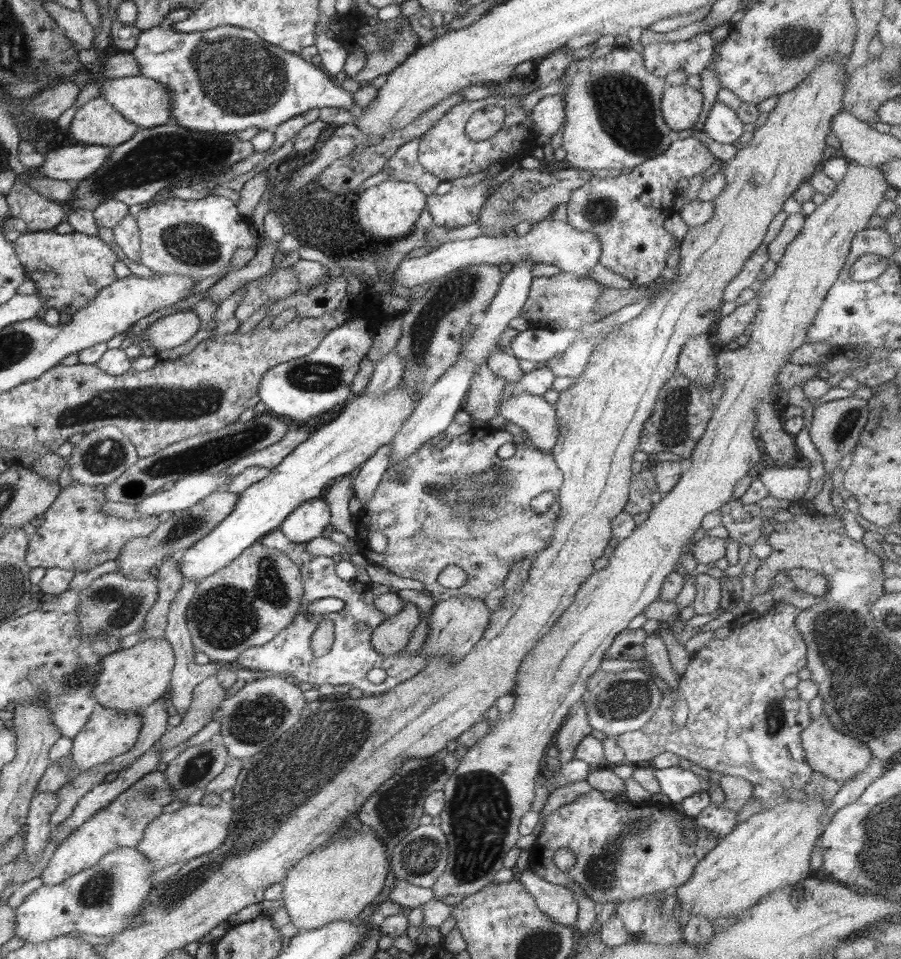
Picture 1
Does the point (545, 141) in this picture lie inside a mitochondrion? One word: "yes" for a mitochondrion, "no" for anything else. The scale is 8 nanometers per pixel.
no

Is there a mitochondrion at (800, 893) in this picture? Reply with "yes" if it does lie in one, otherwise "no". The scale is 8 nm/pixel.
no

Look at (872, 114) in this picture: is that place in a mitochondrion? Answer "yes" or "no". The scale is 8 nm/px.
no

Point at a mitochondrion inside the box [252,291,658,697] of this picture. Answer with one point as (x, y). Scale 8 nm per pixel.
(478, 493)

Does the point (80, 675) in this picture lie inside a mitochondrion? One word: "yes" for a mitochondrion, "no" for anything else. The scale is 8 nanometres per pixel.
yes

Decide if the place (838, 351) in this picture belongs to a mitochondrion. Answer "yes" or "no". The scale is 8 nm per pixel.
no

